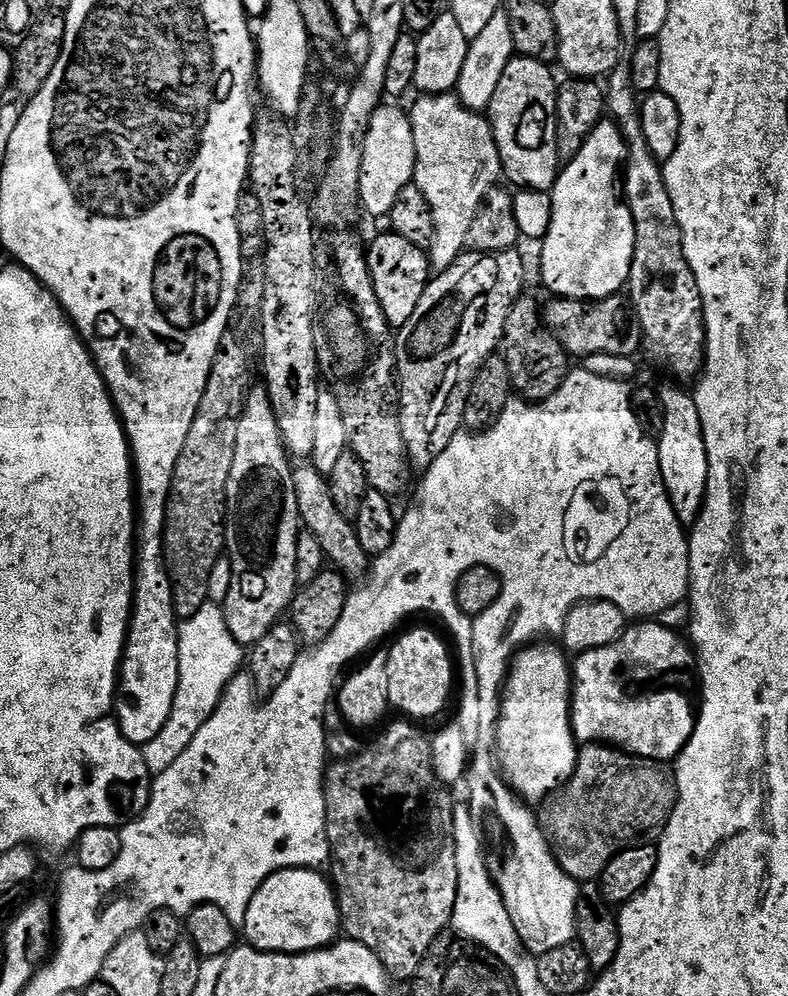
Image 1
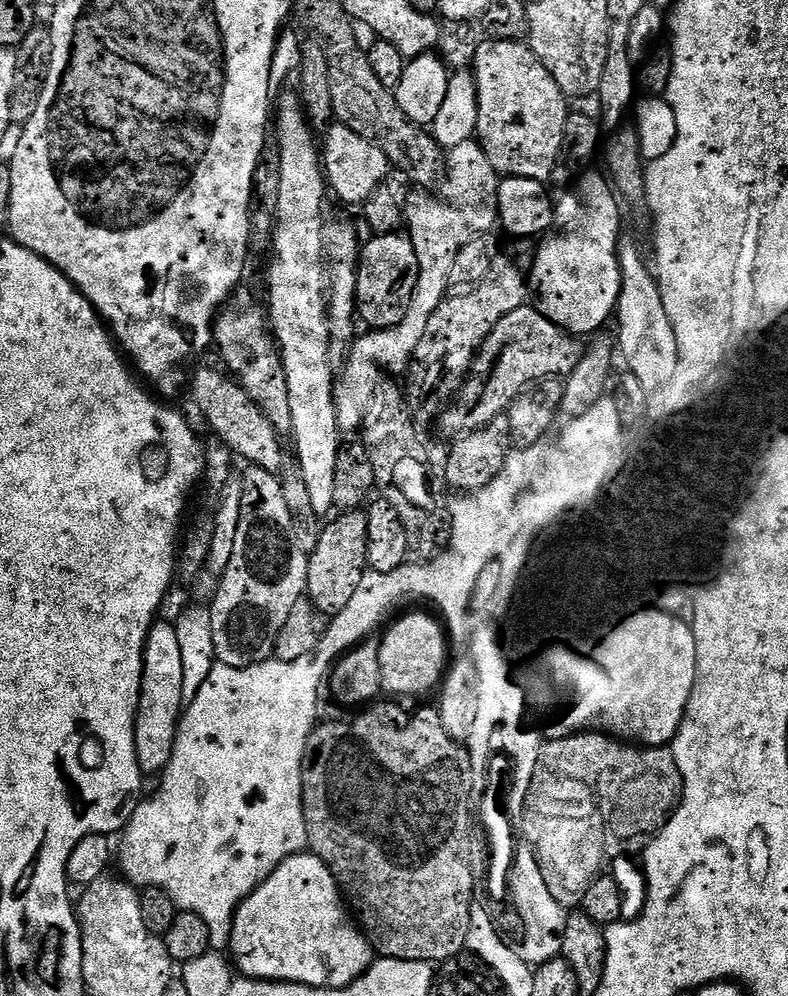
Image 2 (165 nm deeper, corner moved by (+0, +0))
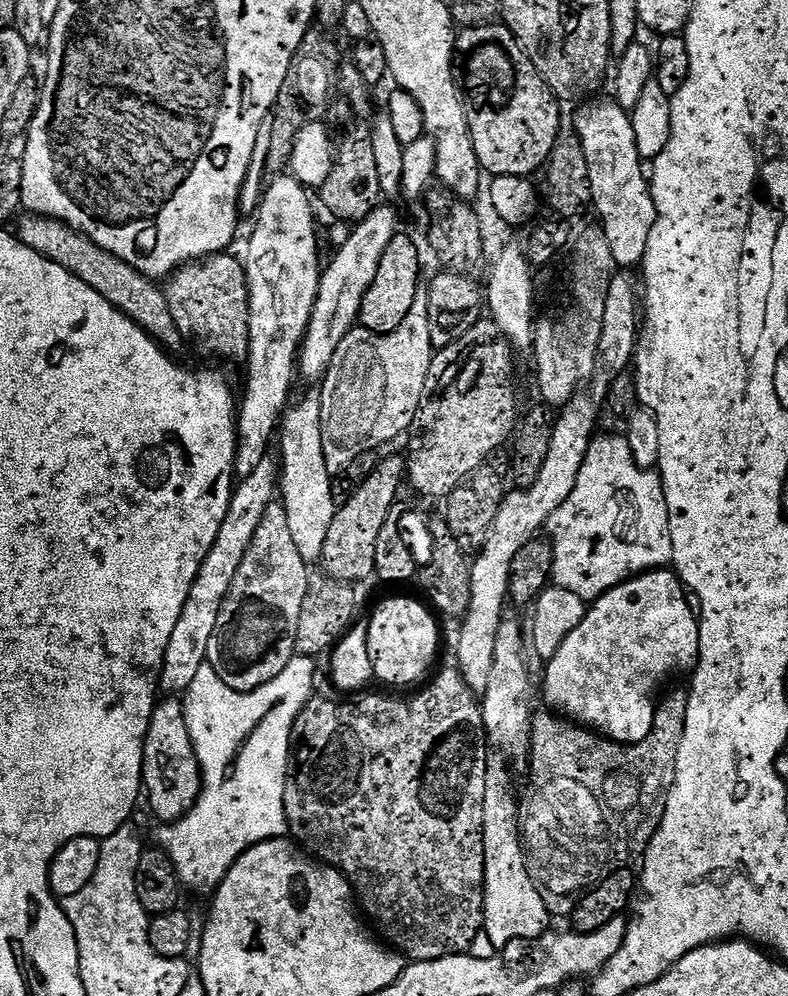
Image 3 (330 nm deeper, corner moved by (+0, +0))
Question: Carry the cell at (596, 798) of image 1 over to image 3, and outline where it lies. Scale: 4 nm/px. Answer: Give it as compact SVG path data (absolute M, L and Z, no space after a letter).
M672 692L668 697L661 699L656 705L656 717L654 726L646 738L637 744L618 744L615 740L609 740L587 727L575 722L569 722L551 711L543 710L531 717L530 720L530 754L532 752L532 773L528 776L528 789L524 792L523 798L519 801L519 828L520 839L524 845L524 855L528 861L528 873L532 879L542 889L545 901L549 909L556 910L564 904L567 896L575 897L592 887L593 884L600 883L609 875L610 868L616 868L624 860L624 855L631 848L647 849L648 843L652 840L653 834L660 829L664 822L664 811L668 805L668 795L672 789L672 783L676 777L676 763L678 762L678 746L682 742L682 734L686 730L686 706L688 705L688 693Z

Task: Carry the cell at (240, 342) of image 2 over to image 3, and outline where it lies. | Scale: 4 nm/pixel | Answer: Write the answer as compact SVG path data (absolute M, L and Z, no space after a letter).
M217 254L191 260L163 281L164 297L178 330L189 341L197 340L212 356L243 365L250 346L250 298L245 261L238 255Z

